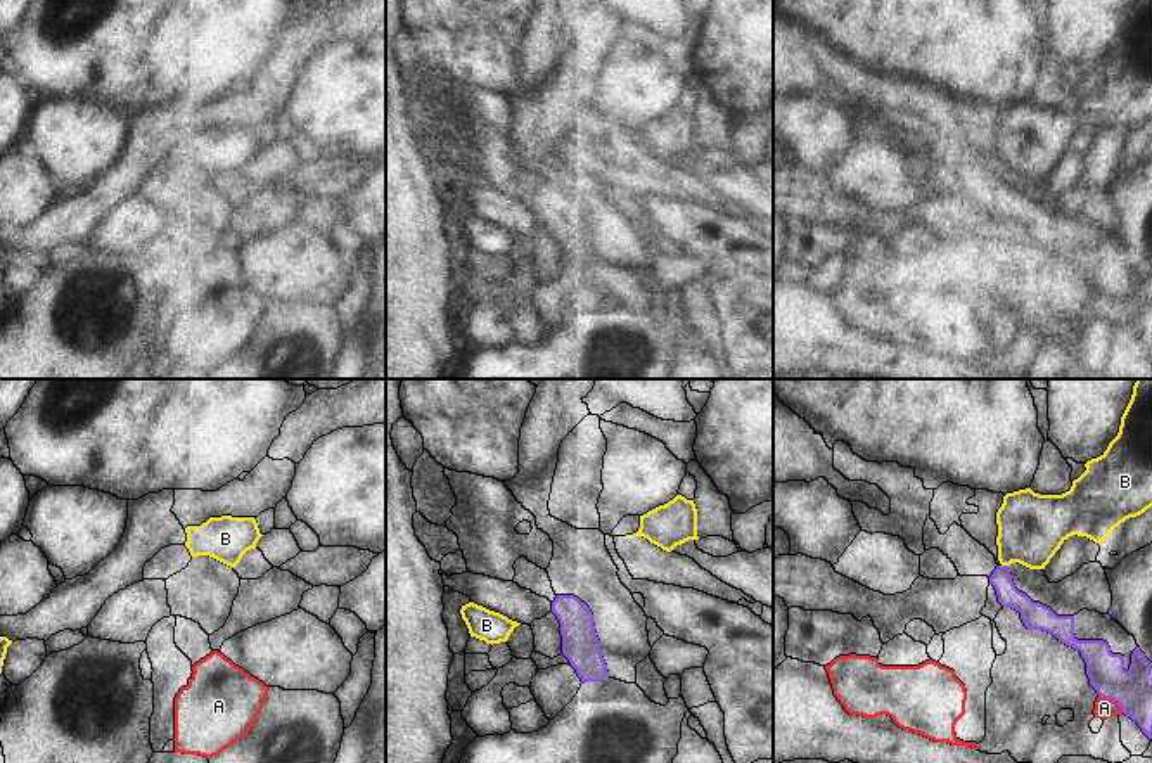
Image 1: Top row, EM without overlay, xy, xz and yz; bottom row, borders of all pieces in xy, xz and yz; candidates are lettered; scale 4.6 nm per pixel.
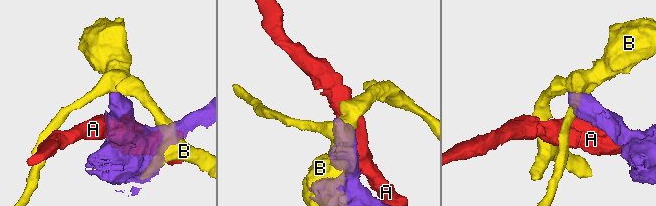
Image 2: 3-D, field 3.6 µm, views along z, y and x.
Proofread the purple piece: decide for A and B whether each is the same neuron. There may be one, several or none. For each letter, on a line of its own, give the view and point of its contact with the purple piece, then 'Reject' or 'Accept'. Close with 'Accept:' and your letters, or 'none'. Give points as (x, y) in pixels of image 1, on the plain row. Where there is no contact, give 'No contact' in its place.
A: Touches purple at yz (1113, 312). Reject
B: Touches purple at yz (1005, 179). Reject
Accept: none.

